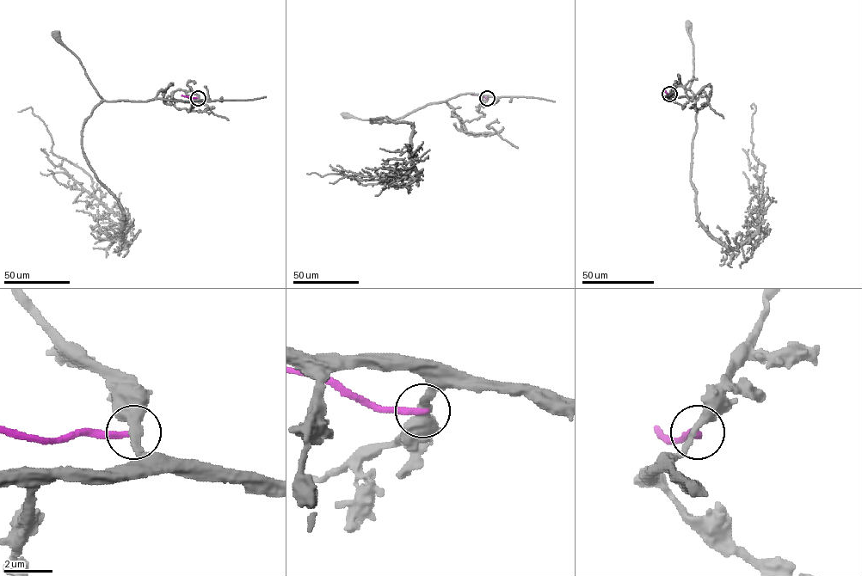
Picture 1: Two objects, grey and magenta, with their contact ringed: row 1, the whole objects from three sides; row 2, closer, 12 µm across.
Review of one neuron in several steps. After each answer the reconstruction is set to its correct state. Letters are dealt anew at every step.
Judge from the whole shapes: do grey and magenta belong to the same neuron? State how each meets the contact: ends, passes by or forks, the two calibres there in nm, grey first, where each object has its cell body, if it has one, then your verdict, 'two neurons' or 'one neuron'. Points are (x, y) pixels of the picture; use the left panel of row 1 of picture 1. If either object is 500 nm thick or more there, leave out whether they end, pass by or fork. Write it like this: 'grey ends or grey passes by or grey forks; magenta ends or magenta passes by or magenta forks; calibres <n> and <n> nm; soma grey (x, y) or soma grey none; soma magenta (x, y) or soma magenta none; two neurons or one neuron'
grey passes by; magenta ends; calibres 360 and 300 nm; soma grey (56, 35); soma magenta none; two neurons

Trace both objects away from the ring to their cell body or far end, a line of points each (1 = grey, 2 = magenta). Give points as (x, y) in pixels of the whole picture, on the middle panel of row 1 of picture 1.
1: (487, 98), (461, 94), (428, 103), (391, 121), (387, 117), (371, 120), (345, 115)
2: (487, 98), (471, 94)

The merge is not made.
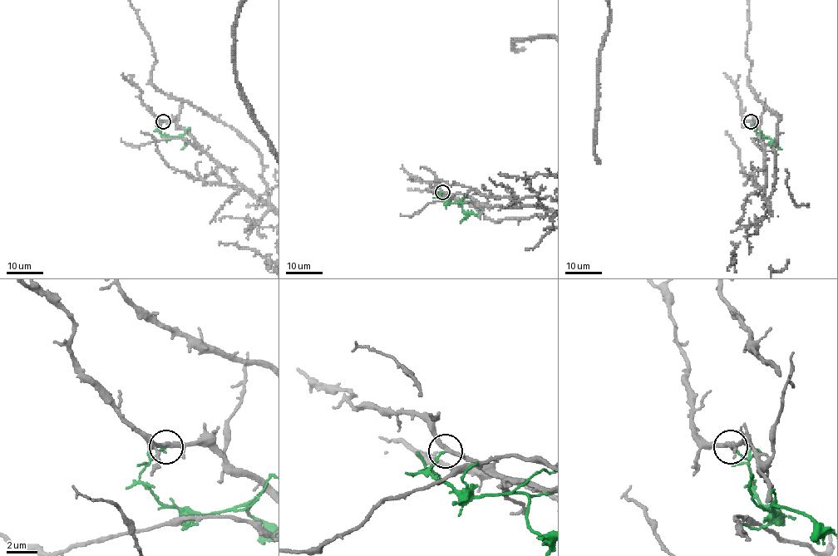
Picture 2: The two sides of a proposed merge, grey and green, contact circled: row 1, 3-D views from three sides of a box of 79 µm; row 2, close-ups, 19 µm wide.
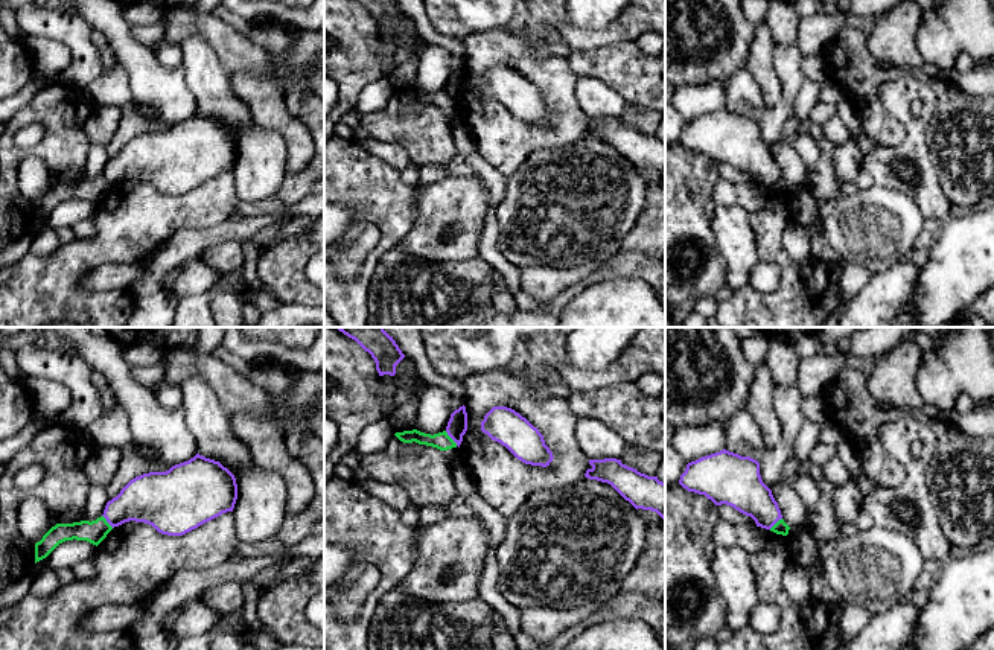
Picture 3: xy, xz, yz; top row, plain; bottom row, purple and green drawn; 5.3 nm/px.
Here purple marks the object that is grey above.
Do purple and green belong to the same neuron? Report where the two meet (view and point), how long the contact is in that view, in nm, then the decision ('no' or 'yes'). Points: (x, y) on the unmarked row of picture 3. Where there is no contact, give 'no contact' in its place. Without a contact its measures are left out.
xz (451, 96) | 100 nm | no

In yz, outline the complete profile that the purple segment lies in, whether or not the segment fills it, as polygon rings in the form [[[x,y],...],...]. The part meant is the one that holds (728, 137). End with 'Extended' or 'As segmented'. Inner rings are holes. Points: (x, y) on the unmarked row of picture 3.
[[[726,108],[687,123],[679,143],[705,154],[715,164],[731,164],[750,175],[757,186],[770,189],[782,178],[772,149],[763,142],[760,122]]]. As segmented

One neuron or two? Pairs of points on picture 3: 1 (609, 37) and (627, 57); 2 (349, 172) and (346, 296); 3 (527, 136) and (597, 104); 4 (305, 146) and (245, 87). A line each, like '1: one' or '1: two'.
1: two
2: one
3: two
4: one

